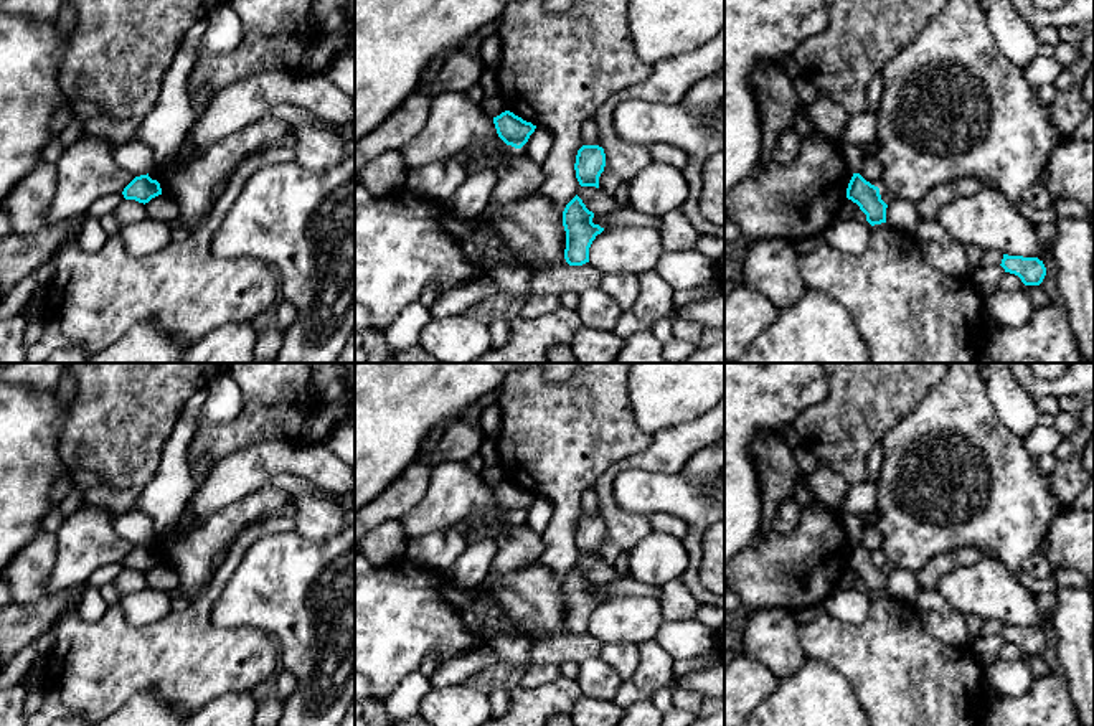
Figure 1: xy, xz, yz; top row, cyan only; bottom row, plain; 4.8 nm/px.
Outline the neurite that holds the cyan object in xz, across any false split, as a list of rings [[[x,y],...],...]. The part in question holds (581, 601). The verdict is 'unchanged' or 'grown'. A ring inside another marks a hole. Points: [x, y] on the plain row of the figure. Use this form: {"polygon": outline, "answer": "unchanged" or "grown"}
{"polygon": [[[576,564],[563,581],[563,596],[566,601],[564,629],[569,635],[589,632],[589,617],[597,604],[604,601],[592,592],[594,582],[586,578]]], "answer": "unchanged"}

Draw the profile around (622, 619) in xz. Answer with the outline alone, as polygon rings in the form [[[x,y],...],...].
[[[614,596],[592,610],[589,634],[604,644],[640,645],[655,639],[663,620],[658,599]]]

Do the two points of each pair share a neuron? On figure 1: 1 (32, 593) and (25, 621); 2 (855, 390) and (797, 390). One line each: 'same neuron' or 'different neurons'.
1: different neurons
2: different neurons

